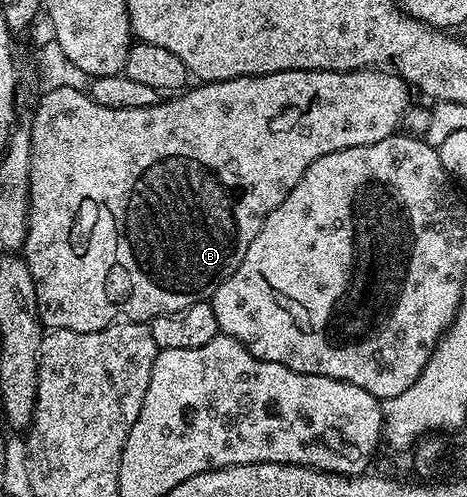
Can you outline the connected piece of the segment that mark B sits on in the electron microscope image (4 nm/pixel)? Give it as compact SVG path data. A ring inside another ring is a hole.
M371 68L369 70L289 70L288 72L276 72L275 74L253 74L252 76L240 76L232 80L220 80L219 82L204 82L195 85L195 90L187 89L177 96L170 96L167 102L162 102L159 106L126 106L119 104L116 108L104 108L96 100L90 97L85 89L76 88L56 88L55 91L45 91L38 102L38 107L34 110L34 119L28 123L30 131L30 143L32 152L30 153L30 219L26 229L26 243L20 248L26 260L28 272L32 272L32 280L36 284L36 304L40 308L43 327L50 330L71 330L72 332L100 332L109 326L115 326L118 322L144 322L149 323L150 319L167 314L168 312L180 312L197 302L205 302L213 298L216 288L236 272L236 268L244 260L244 252L248 252L248 244L256 240L256 232L264 224L264 220L274 211L278 205L300 184L300 176L308 172L308 168L320 156L328 156L332 152L340 152L344 148L360 148L368 144L376 144L380 140L389 138L391 134L399 129L398 121L406 114L406 109L410 106L411 87L399 74L391 72L386 68Z

